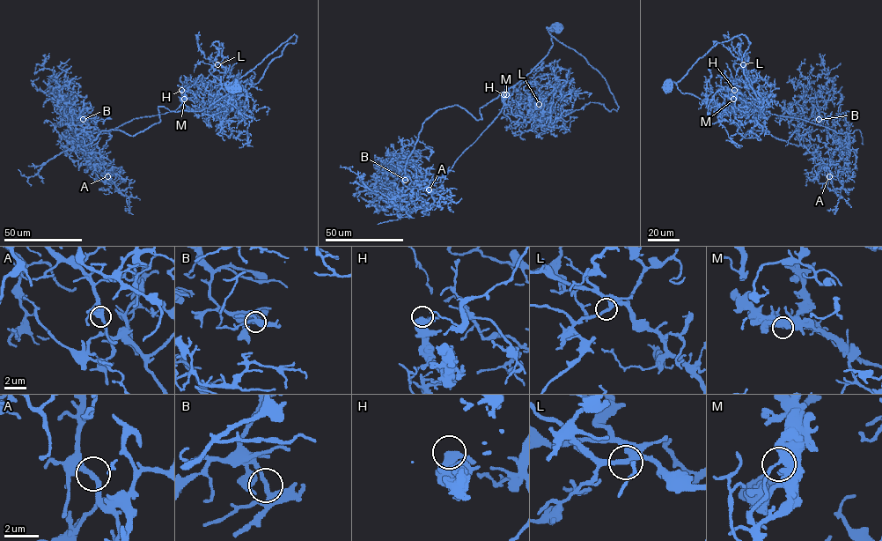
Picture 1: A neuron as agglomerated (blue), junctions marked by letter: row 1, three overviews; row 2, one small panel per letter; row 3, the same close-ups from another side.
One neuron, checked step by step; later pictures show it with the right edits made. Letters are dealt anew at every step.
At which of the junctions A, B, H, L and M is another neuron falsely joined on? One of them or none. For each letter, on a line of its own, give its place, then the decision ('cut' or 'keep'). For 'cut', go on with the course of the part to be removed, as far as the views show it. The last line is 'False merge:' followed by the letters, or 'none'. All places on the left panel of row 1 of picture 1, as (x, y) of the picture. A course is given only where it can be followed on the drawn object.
A: place (107, 176); keep
B: place (83, 119); keep
H: place (181, 90); keep
L: place (217, 64); keep
M: place (184, 99); cut; course (184, 99), (175, 110), (90, 134), (49, 159), (33, 176), (27, 177), (18, 170)
False merge: M

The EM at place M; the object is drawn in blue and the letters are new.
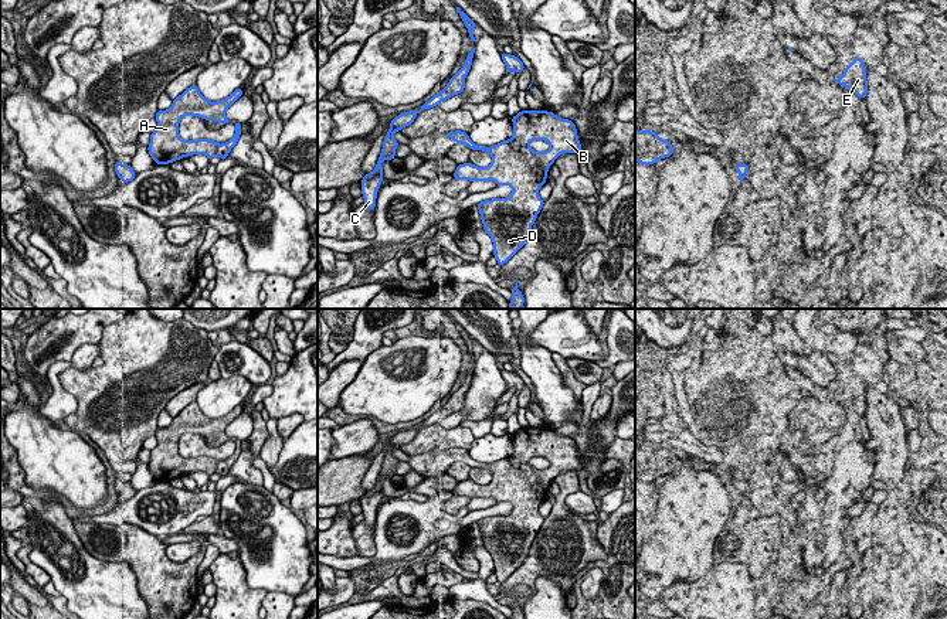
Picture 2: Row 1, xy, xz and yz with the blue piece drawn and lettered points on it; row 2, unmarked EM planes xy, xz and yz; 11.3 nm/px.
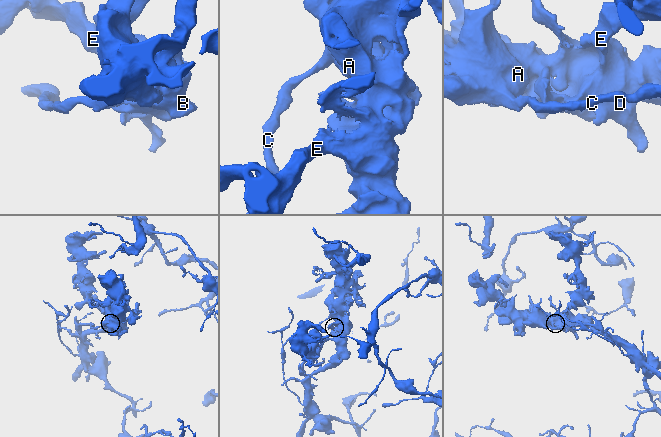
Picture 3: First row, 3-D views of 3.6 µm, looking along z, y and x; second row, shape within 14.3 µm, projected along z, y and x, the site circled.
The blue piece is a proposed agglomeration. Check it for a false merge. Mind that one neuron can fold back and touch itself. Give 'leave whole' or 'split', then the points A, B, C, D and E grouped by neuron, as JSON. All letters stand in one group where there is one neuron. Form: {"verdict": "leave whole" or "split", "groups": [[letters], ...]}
{"verdict": "split", "groups": [["A", "B", "D", "E"], ["C"]]}

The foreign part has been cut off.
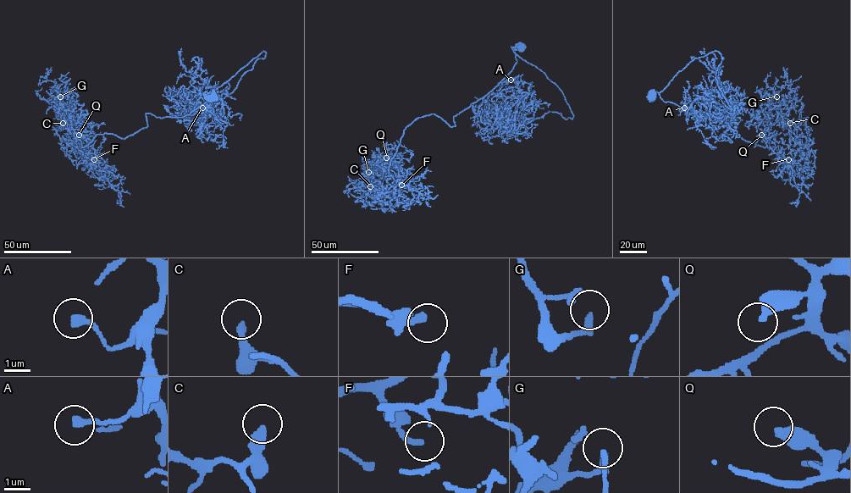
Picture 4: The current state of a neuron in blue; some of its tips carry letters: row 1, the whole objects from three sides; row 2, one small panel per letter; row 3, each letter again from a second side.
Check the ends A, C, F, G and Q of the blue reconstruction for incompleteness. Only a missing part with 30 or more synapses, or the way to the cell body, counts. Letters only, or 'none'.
C

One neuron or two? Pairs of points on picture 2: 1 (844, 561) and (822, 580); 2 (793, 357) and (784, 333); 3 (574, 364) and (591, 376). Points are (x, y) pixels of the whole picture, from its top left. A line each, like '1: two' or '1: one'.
1: one
2: one
3: one

